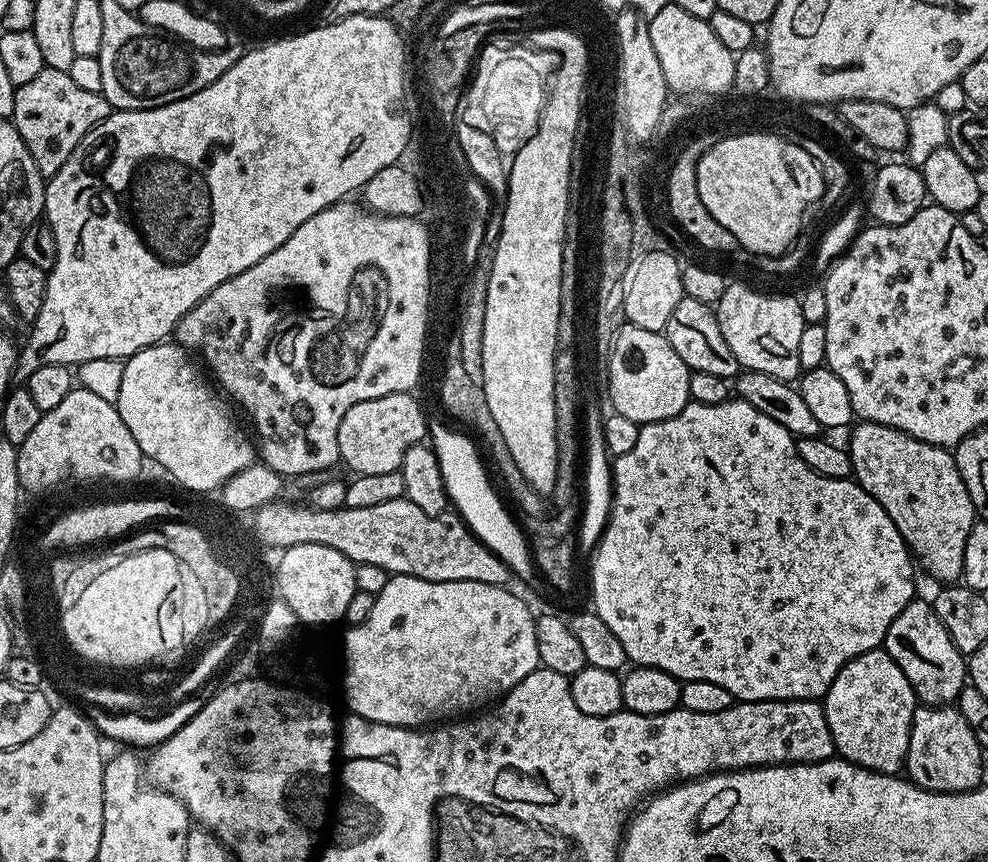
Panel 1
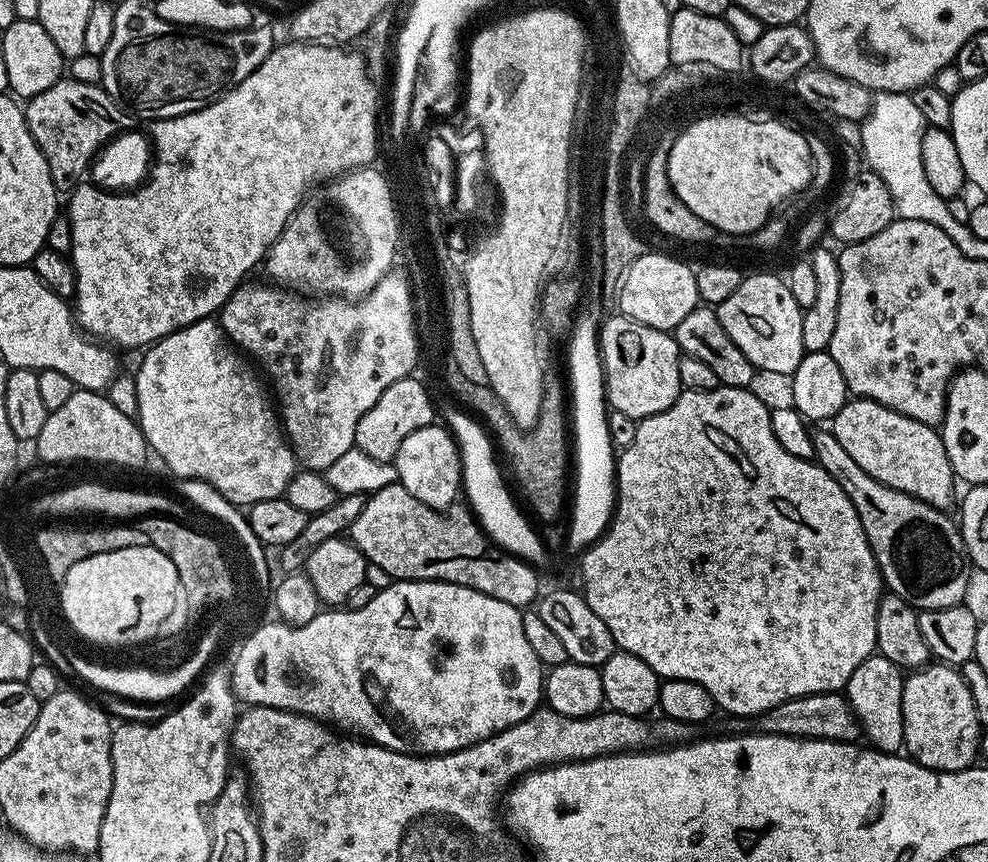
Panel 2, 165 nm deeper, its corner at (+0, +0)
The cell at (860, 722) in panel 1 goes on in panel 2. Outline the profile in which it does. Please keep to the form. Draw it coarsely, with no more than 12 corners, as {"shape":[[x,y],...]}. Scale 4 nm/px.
{"shape":[[873,654],[850,674],[848,704],[878,752],[904,748],[905,673]]}

